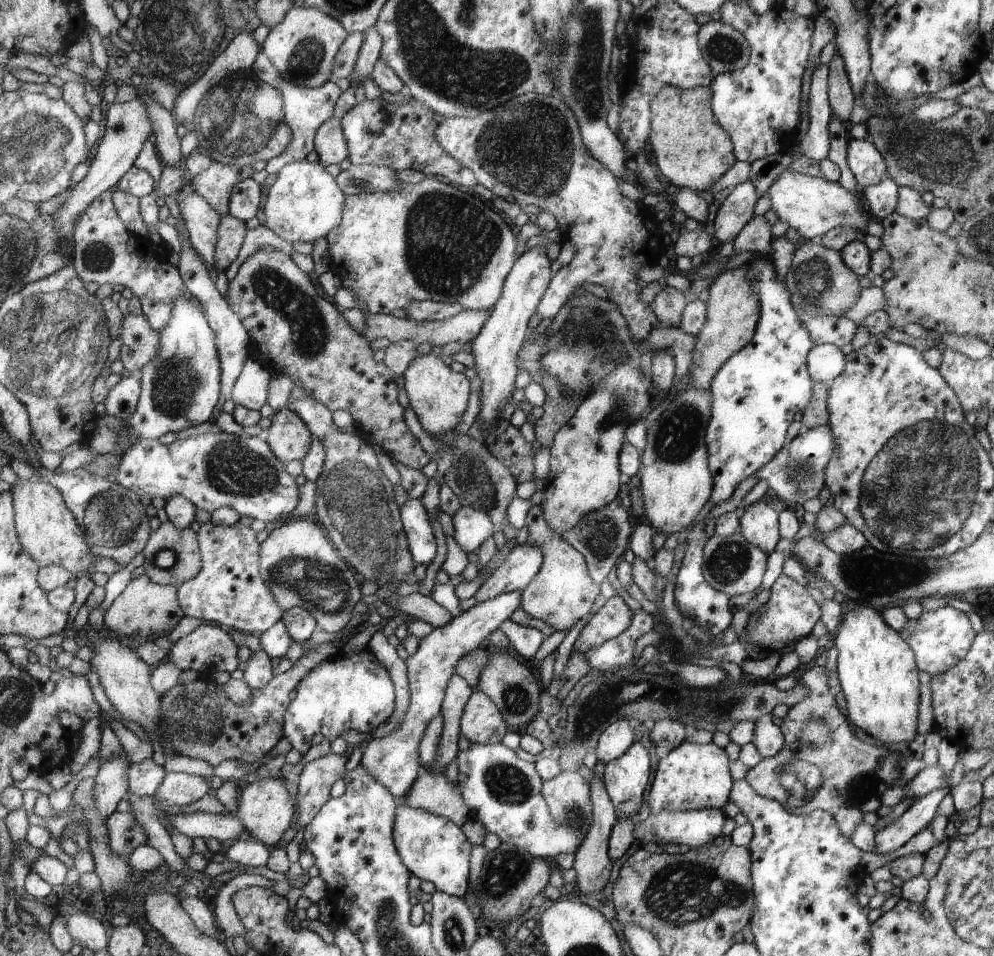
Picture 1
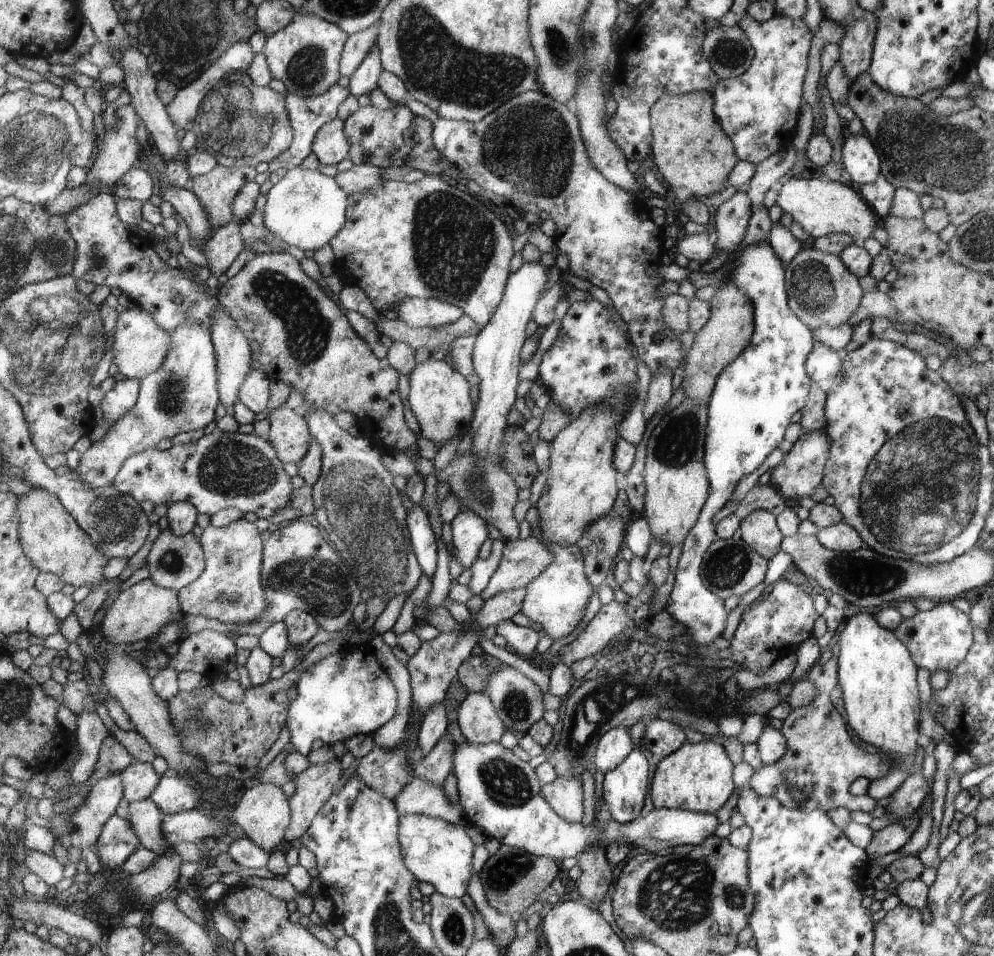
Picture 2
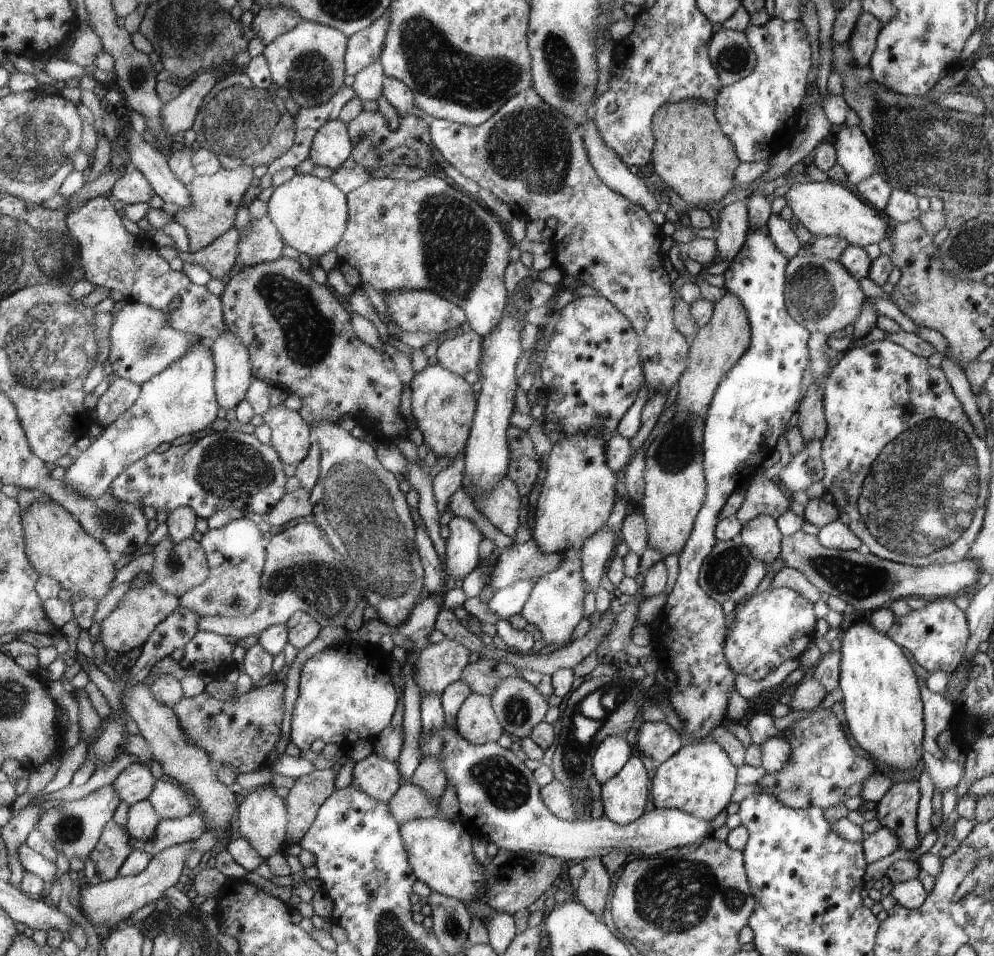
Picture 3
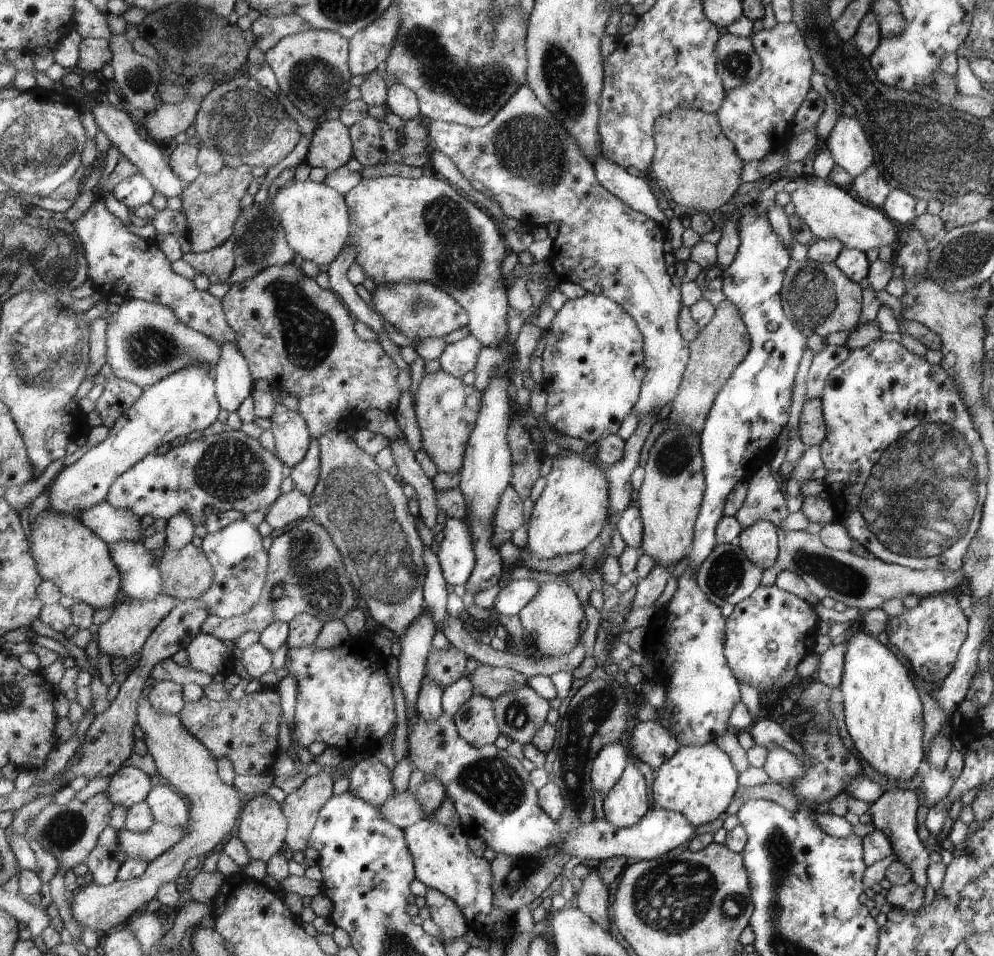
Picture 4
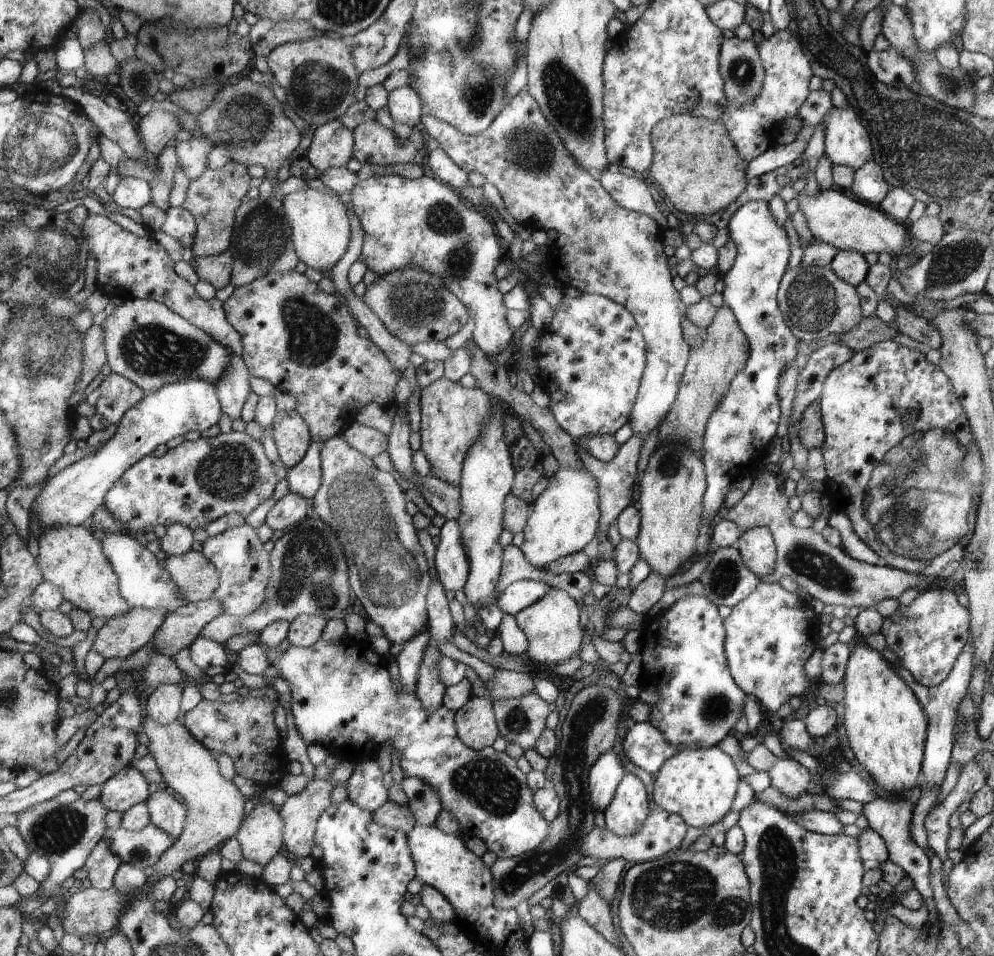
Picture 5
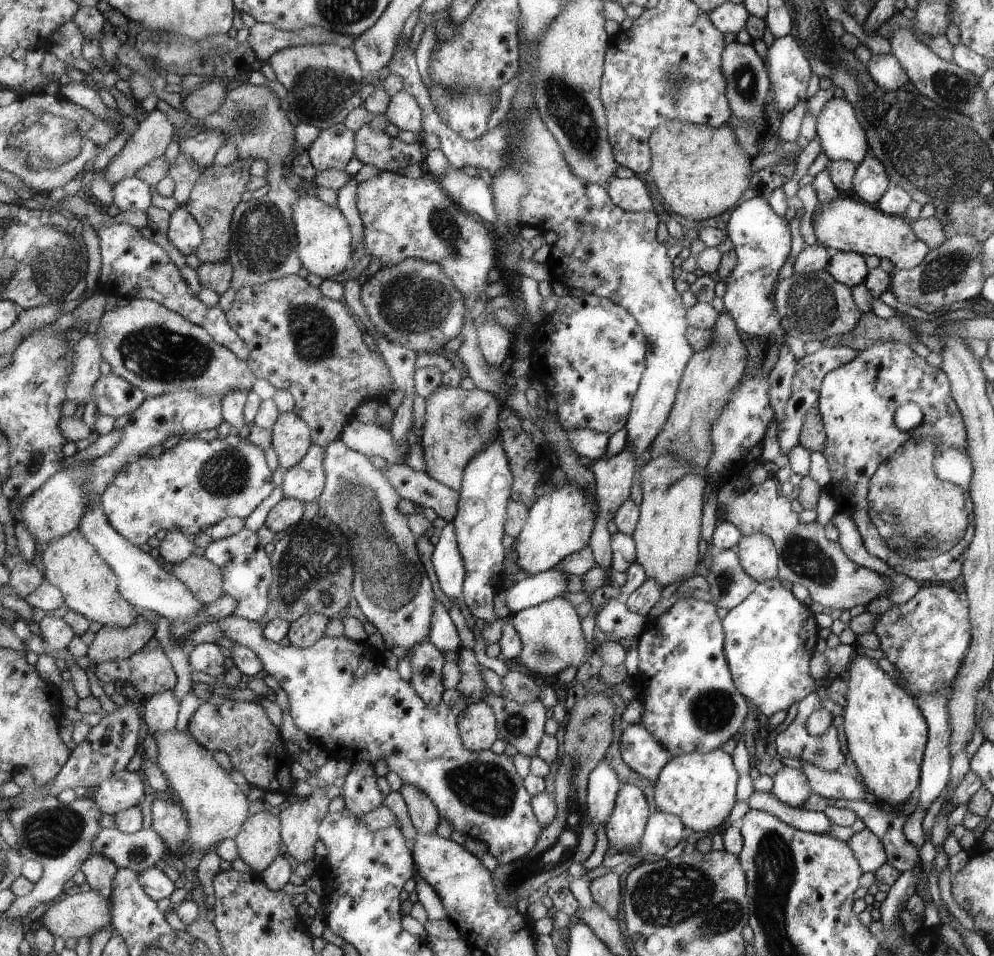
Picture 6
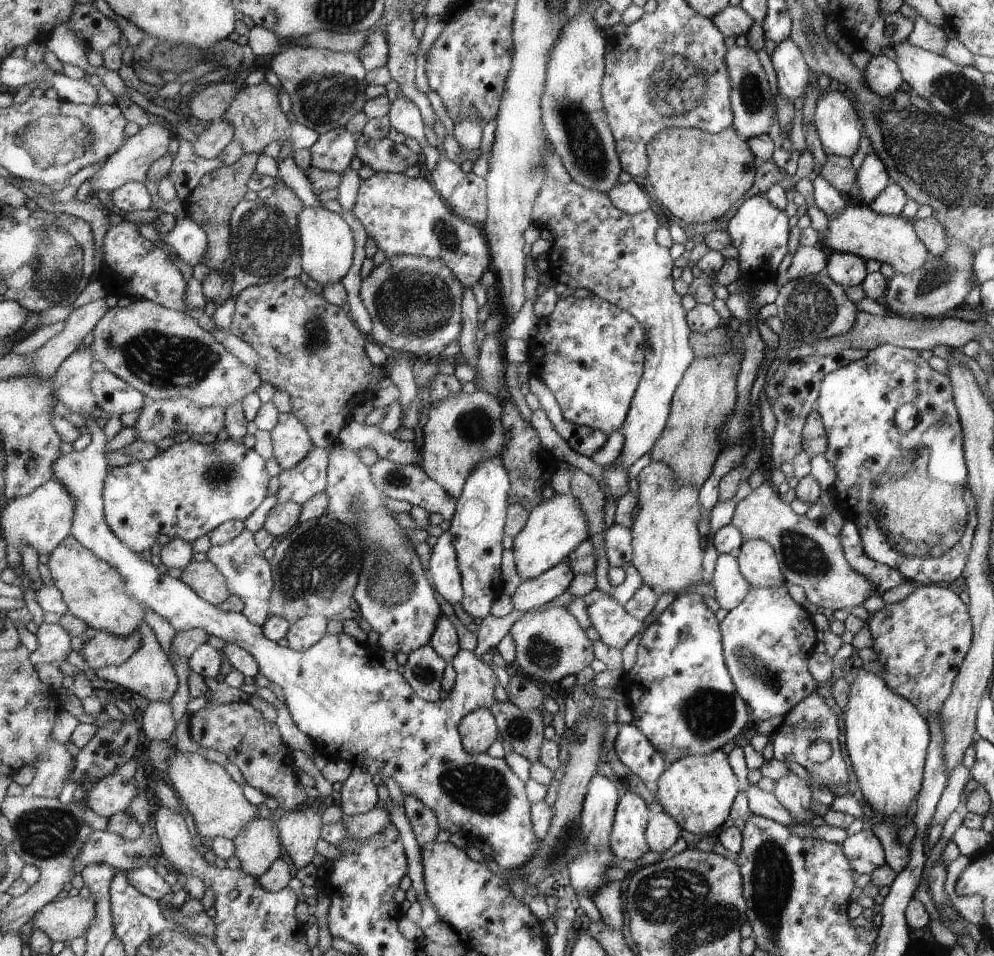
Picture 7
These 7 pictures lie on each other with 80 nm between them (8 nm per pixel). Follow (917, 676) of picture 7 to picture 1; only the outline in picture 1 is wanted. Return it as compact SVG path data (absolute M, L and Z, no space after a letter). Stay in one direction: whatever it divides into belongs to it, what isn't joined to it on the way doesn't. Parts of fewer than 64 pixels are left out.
M948 604L934 611L925 610L917 619L908 619L899 633L908 646L911 646L919 670L924 670L932 676L956 666L970 650L976 635L968 615Z

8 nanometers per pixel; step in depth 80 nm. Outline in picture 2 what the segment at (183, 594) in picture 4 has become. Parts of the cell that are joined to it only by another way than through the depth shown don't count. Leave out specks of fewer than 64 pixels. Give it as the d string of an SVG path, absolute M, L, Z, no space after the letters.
M169 528L156 538L152 549L147 556L150 578L165 589L179 592L185 586L191 585L206 569L206 555L199 538L192 533L176 536Z

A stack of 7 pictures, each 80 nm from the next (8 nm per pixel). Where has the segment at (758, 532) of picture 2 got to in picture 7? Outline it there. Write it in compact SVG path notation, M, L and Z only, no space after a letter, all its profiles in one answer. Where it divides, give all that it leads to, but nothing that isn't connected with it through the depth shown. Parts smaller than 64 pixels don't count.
M760 539L744 541L735 555L743 577L752 587L781 587L787 583L771 543Z

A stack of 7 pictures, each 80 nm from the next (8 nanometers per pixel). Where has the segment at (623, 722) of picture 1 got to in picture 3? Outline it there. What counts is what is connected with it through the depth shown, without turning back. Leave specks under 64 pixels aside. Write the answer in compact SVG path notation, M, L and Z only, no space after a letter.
M624 735L605 738L592 758L593 774L601 786L615 777L632 755L632 748Z

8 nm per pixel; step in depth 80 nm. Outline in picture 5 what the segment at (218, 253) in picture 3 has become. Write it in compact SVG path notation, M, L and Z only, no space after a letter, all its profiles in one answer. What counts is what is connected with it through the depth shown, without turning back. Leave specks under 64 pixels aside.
M228 250L209 257L195 256L189 263L200 280L209 282L216 290L220 290L231 284L232 259L232 253Z

